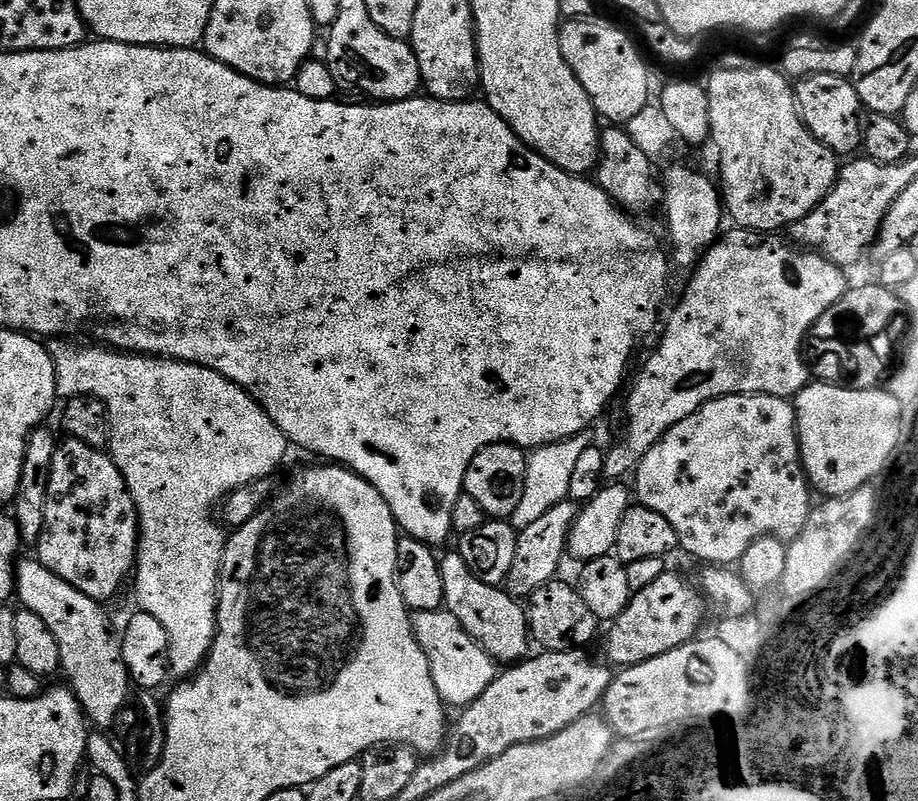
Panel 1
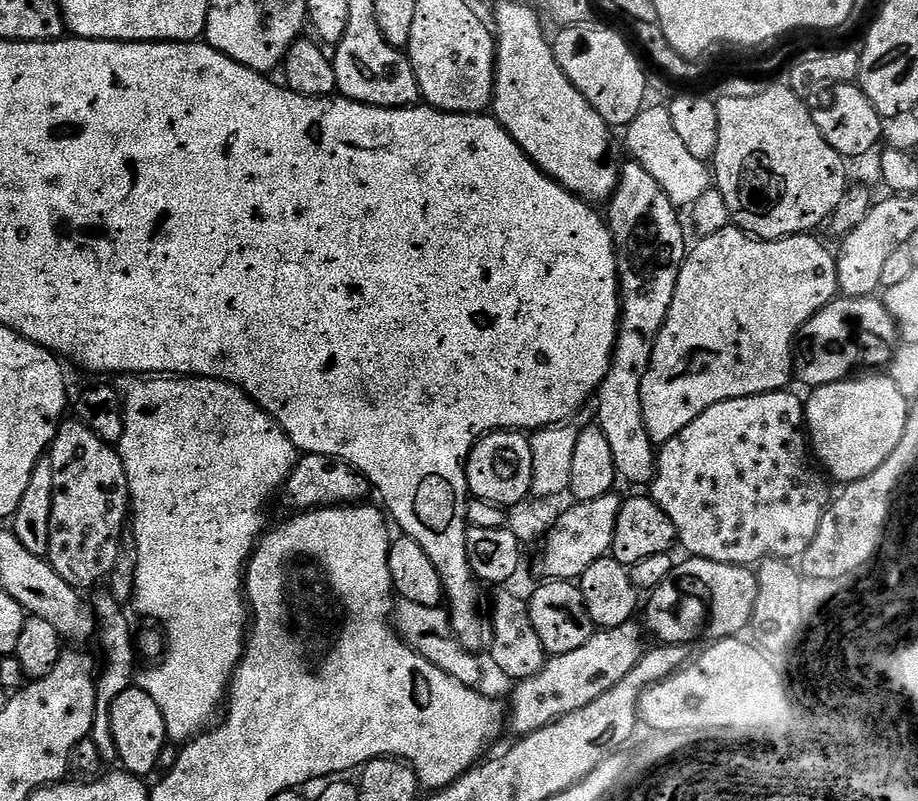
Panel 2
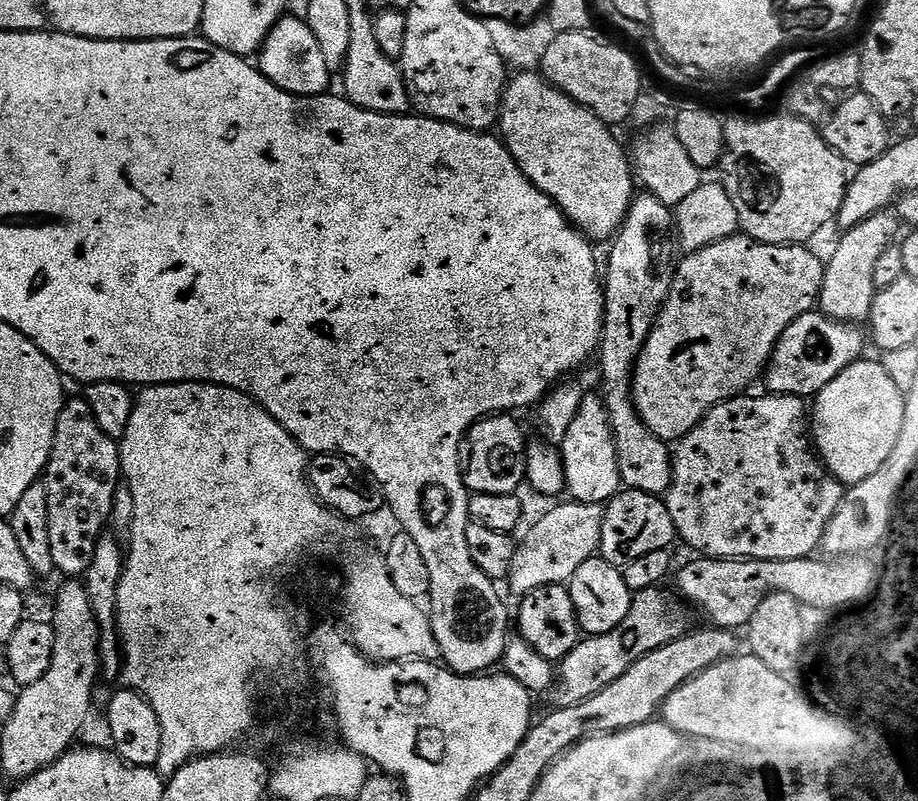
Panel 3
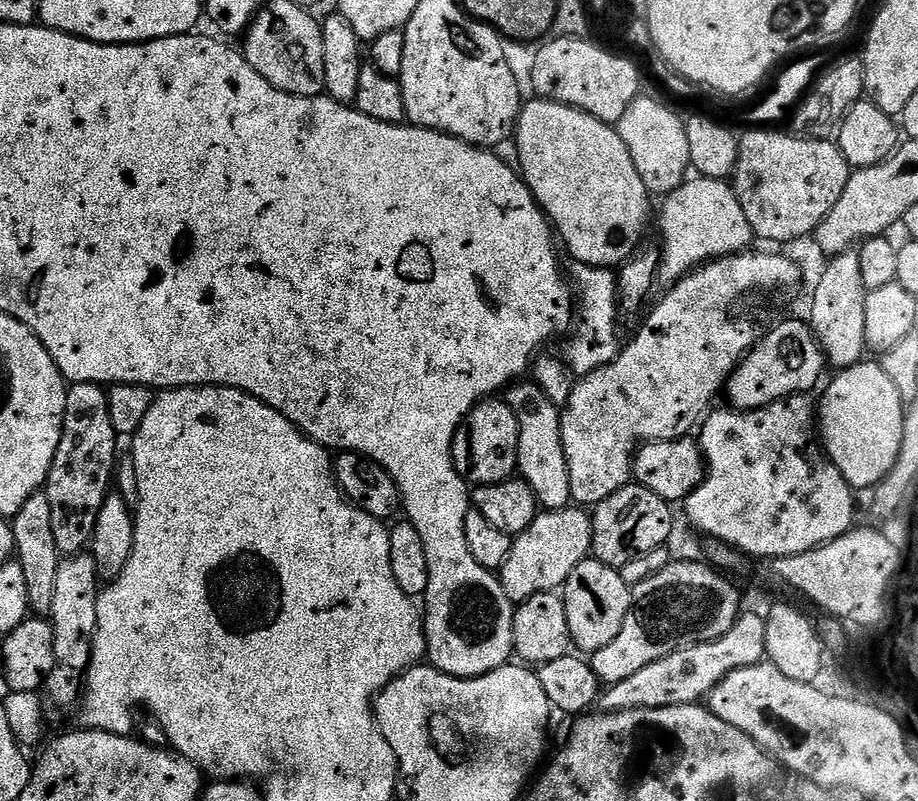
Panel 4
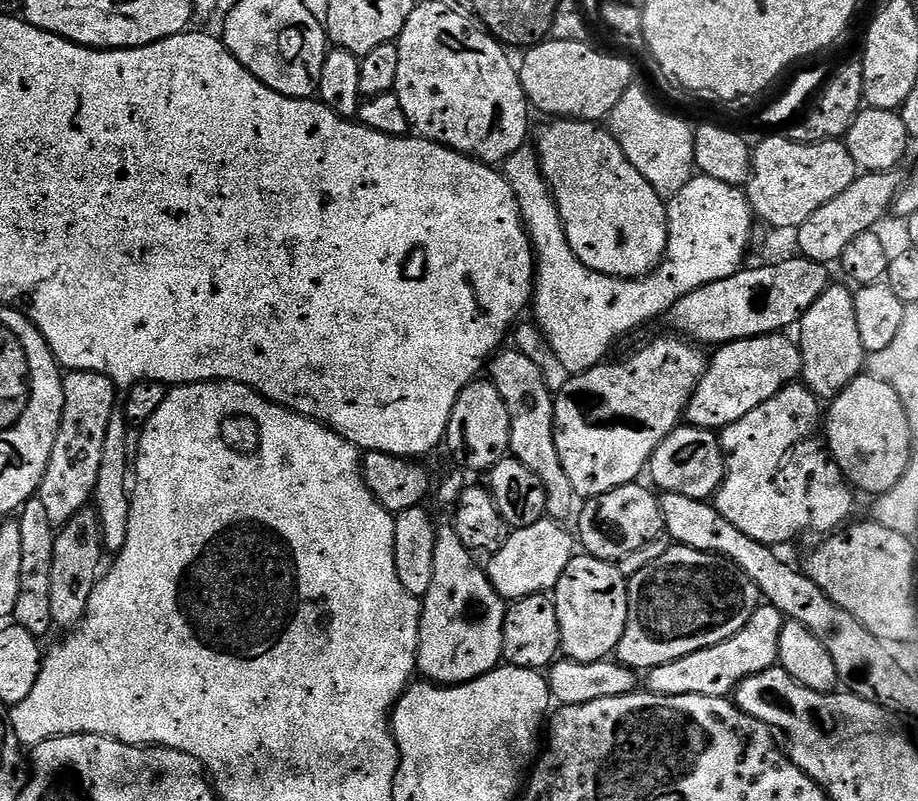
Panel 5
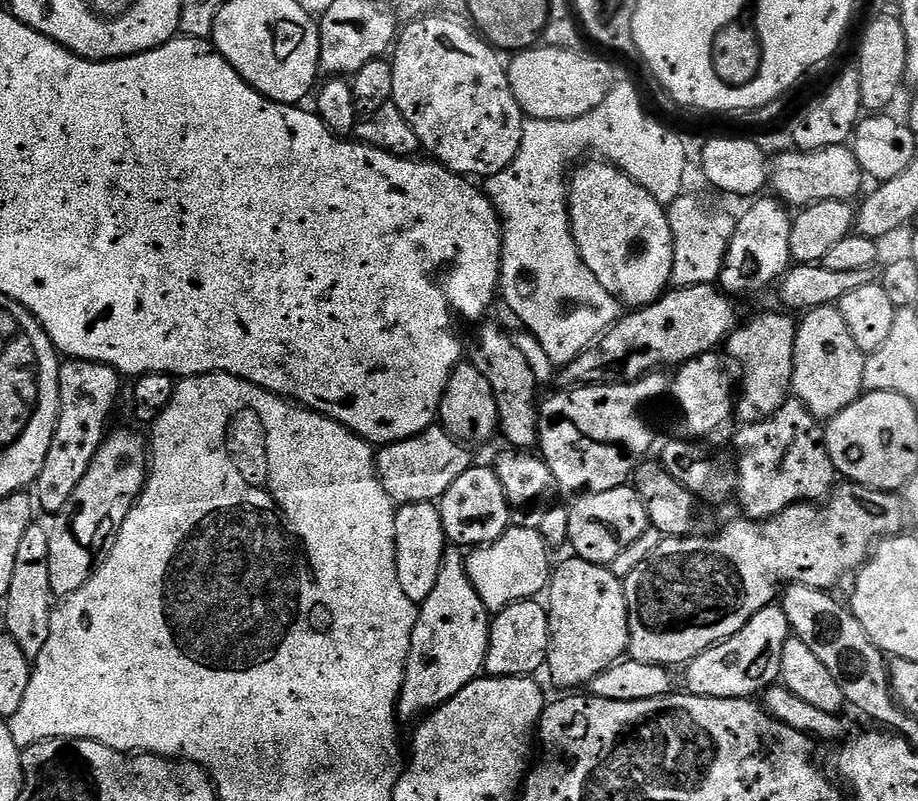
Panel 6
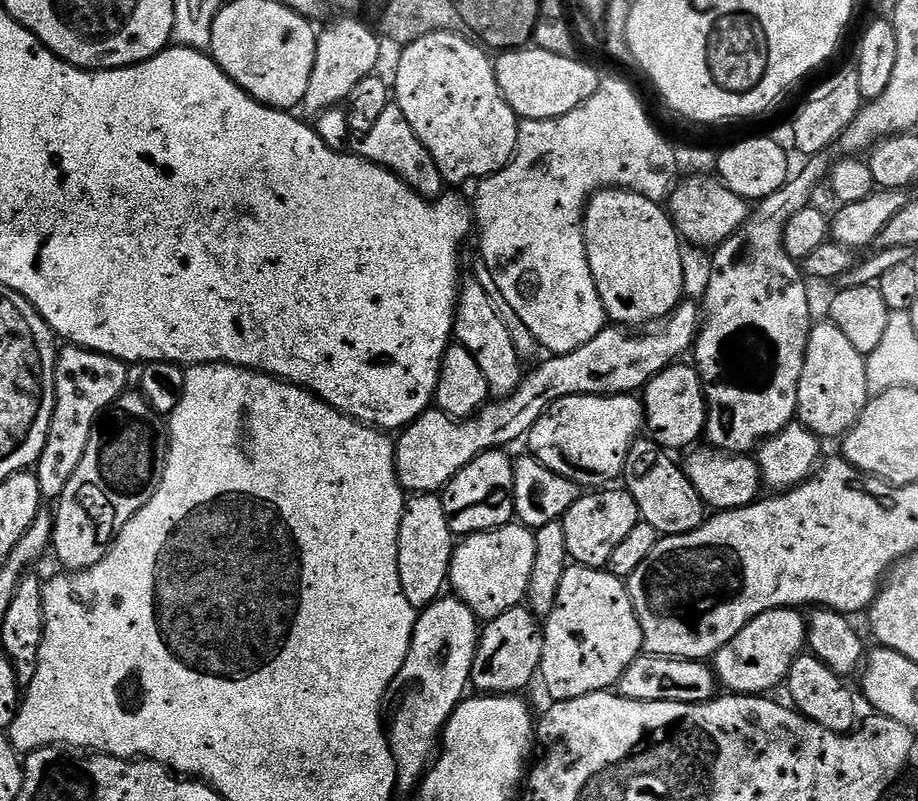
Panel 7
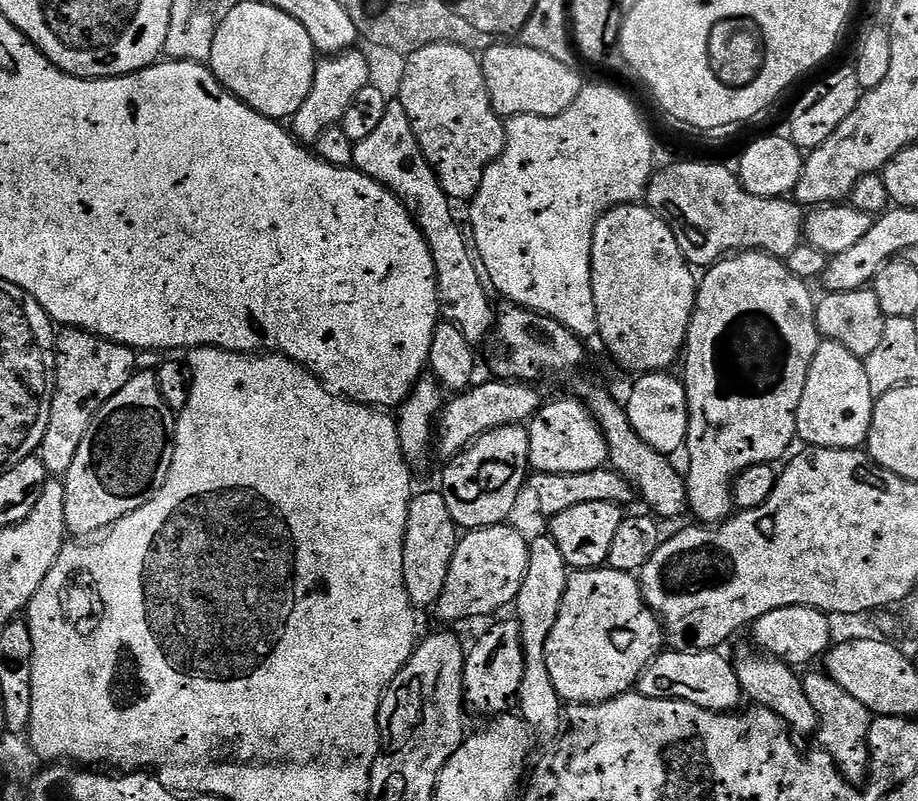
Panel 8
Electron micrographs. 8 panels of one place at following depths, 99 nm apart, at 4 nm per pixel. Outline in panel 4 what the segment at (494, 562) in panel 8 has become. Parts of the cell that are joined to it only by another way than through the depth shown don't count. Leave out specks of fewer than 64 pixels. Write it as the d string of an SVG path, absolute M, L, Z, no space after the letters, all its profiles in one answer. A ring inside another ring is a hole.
M569 506L561 512L541 511L536 521L528 527L521 536L512 541L512 549L506 558L506 562L498 569L500 585L506 590L508 597L513 602L529 600L539 592L556 592L570 578L574 566L589 559L592 550L592 518L583 507Z

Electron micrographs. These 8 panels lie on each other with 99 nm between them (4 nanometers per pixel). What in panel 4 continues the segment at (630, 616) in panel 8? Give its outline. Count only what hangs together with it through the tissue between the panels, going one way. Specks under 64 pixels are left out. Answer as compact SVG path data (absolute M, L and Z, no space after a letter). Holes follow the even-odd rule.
M595 558L574 566L570 578L566 578L562 586L562 595L570 638L575 651L580 654L591 654L602 650L602 646L610 646L610 642L618 638L618 630L622 630L622 622L632 605L632 589L622 582L619 571Z

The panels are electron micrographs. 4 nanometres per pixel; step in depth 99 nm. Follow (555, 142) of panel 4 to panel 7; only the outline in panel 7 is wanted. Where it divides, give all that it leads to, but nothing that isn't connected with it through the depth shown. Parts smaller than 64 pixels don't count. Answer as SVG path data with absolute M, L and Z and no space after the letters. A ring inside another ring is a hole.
M604 188L595 192L589 199L588 206L584 210L584 245L588 255L588 265L592 271L594 282L598 286L600 301L604 307L605 317L616 326L647 326L654 320L661 320L664 316L669 316L672 311L685 299L684 296L684 256L680 253L682 237L676 231L671 215L659 203L651 201L648 197L643 197L641 193L629 192L627 188Z

